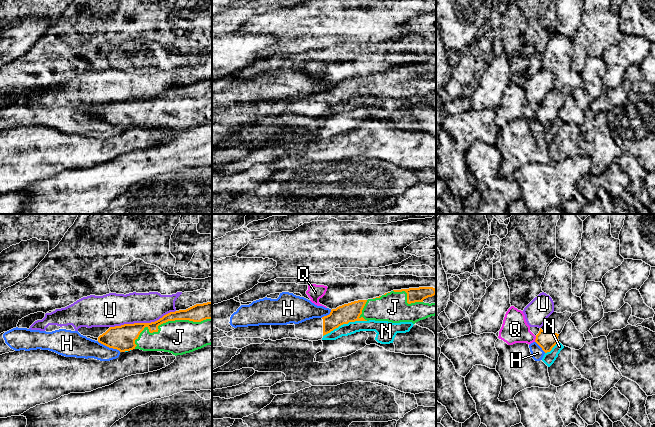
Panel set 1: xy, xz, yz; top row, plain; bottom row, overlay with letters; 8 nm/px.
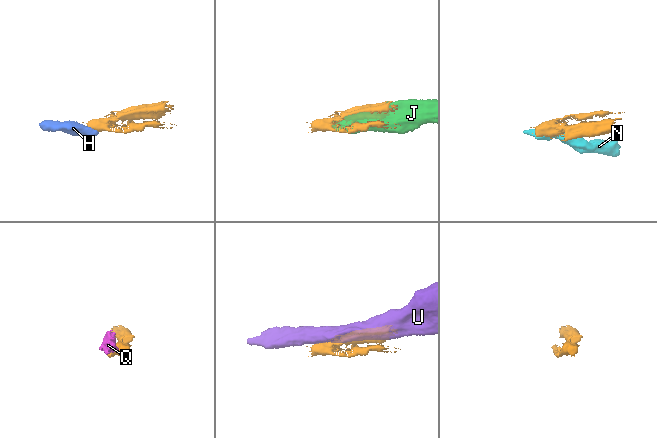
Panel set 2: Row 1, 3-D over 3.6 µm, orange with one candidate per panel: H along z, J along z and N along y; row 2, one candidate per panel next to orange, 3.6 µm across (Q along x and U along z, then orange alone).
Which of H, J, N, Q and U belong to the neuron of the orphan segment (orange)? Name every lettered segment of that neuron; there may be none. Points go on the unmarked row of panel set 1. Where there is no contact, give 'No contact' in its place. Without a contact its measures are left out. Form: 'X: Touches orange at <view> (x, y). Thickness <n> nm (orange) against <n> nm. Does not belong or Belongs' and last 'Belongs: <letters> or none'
H: Touches orange at xy (109, 123). Thickness 200 nm (orange) against 190 nm. Does not belong
J: Touches orange at xy (165, 98). Thickness 120 nm (orange) against 280 nm. Belongs
N: Touches orange at xz (344, 99). Thickness 150 nm (orange) against 100 nm. Does not belong
Q: Touches orange at yz (535, 115). Thickness 150 nm (orange) against 220 nm. Does not belong
U: Touches orange at xy (142, 99). Thickness 200 nm (orange) against 260 nm. Does not belong
Belongs: J

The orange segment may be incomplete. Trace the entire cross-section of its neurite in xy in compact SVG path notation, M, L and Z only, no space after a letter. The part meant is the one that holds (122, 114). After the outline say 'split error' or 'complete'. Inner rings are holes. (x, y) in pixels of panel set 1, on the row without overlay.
M212 78L196 80L186 86L170 88L151 99L110 103L98 114L86 113L120 128L140 125L143 127L164 127L175 132L183 131L212 120Z | split error

